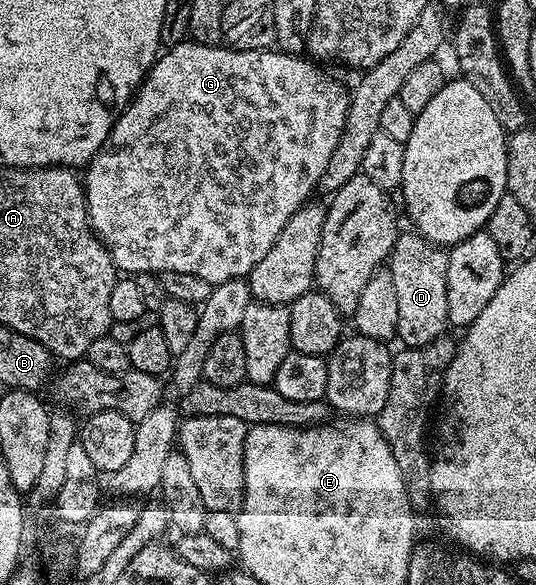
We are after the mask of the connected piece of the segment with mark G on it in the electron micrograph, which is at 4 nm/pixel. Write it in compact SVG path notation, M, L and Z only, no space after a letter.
M186 40L168 47L150 65L145 81L136 87L129 105L118 113L109 139L83 170L89 224L97 233L97 239L107 248L118 271L134 276L141 273L160 275L162 270L174 270L187 272L191 276L203 276L203 280L216 284L232 278L245 278L253 271L255 264L267 256L271 244L275 244L275 236L283 232L283 224L287 224L287 220L291 220L291 216L295 216L295 212L310 201L309 193L318 189L323 168L327 168L327 160L331 160L331 152L335 152L341 139L349 107L350 91L344 90L335 79L328 78L317 67L320 65L316 61L305 60L276 48L234 50L224 44L205 46L202 42Z

